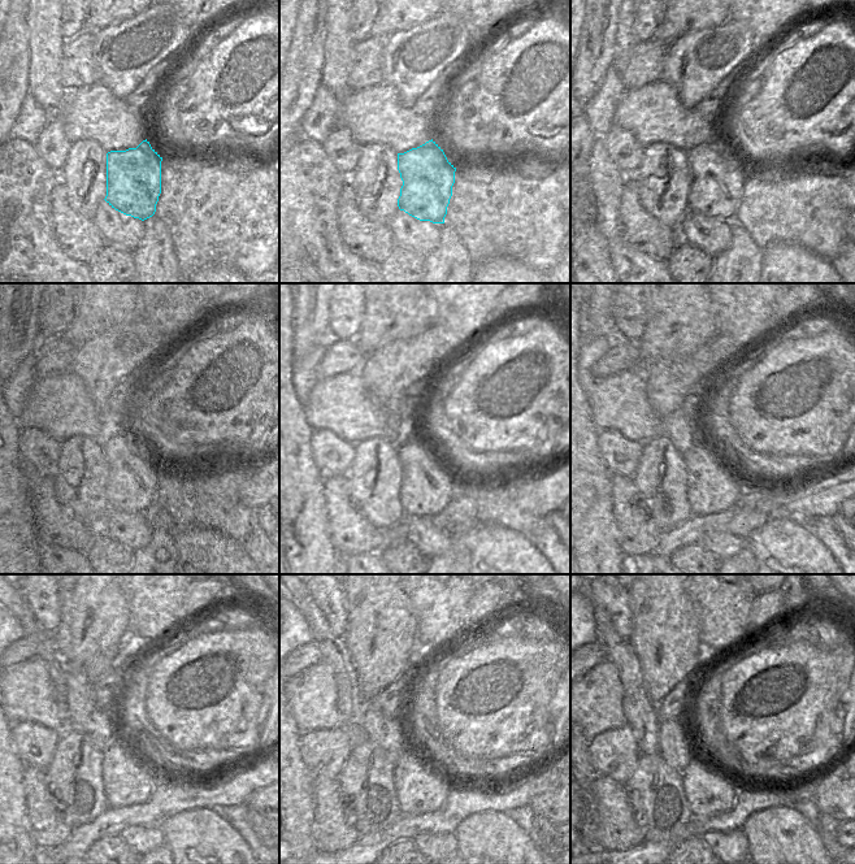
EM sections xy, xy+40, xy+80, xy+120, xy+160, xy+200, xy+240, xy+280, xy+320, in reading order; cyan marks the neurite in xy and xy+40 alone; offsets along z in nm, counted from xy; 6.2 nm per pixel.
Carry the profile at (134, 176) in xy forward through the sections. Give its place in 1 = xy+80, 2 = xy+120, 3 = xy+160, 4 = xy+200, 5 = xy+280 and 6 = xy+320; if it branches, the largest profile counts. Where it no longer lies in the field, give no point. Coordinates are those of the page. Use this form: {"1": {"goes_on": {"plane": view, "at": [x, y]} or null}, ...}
{"1": {"goes_on": {"plane": "xy+80", "at": [717, 178]}}, "2": {"goes_on": {"plane": "xy+120", "at": [133, 481]}}, "3": {"goes_on": {"plane": "xy+160", "at": [426, 486]}}, "4": {"goes_on": {"plane": "xy+200", "at": [711, 487]}}, "5": {"goes_on": {"plane": "xy+280", "at": [419, 789]}}, "6": {"goes_on": {"plane": "xy+320", "at": [708, 793]}}}

